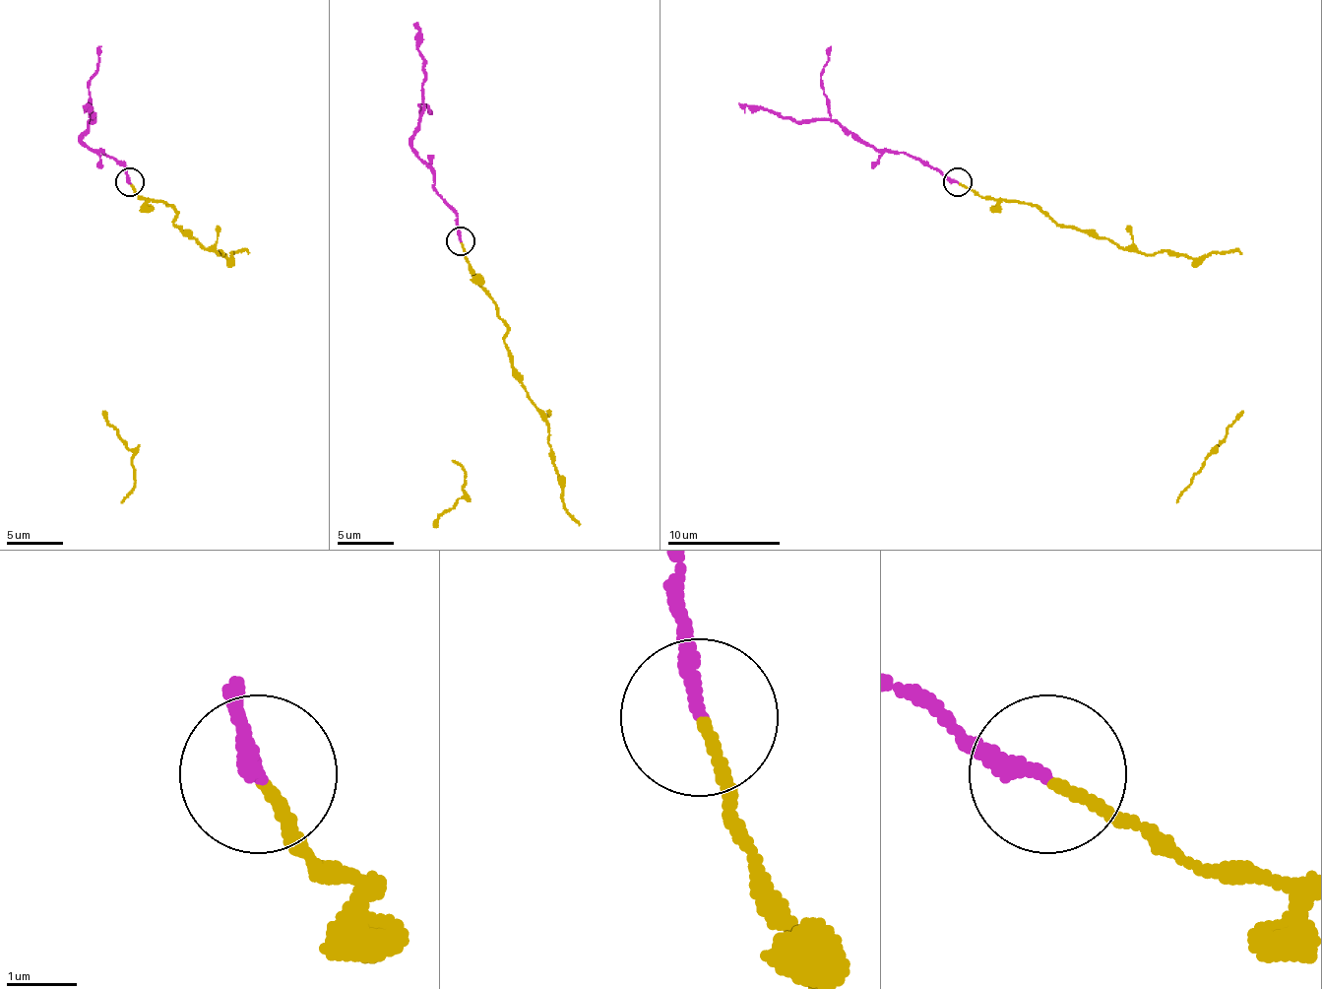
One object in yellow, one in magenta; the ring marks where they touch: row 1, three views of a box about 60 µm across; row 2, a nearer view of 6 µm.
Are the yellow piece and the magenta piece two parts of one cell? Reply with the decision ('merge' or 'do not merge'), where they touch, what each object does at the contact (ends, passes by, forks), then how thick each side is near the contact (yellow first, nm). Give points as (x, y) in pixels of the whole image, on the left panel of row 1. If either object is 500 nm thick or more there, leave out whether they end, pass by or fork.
do not merge; at (129, 182); yellow ends there; magenta ends there; 140 nm thick on the yellow side, 220 nm on the other

